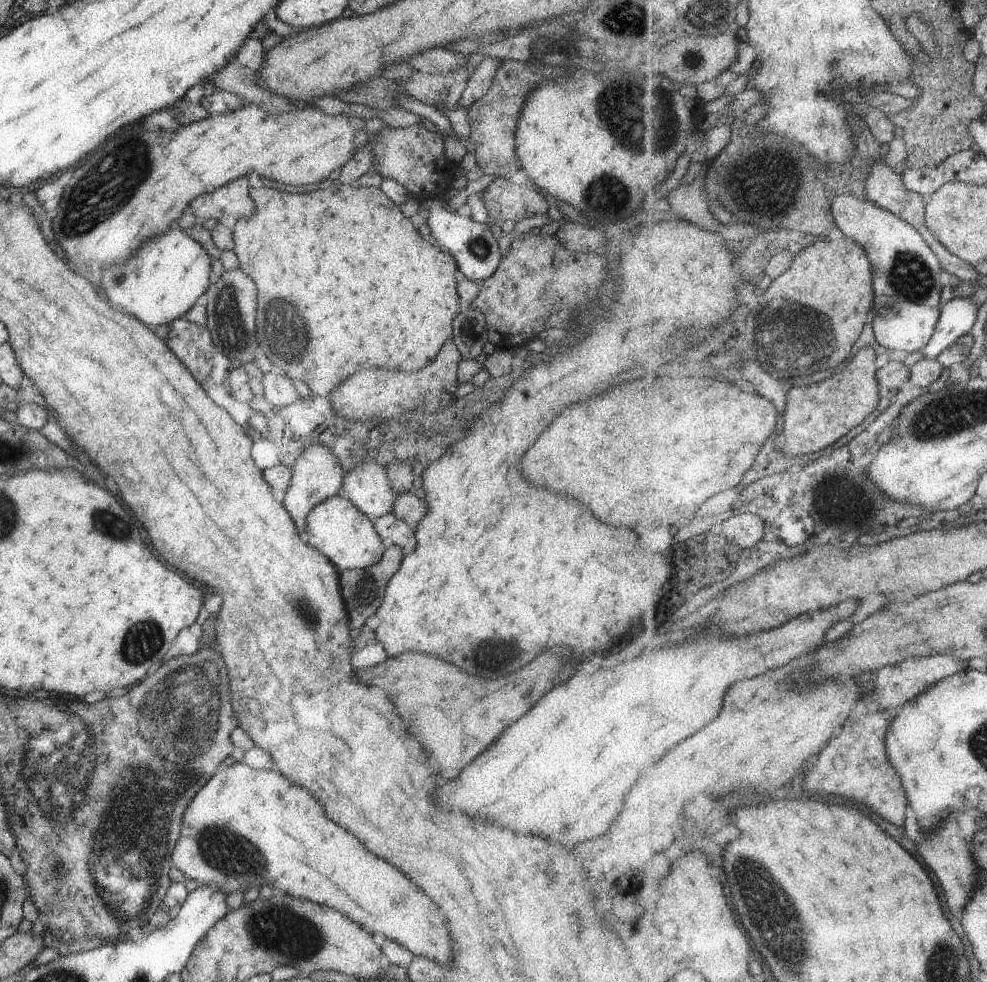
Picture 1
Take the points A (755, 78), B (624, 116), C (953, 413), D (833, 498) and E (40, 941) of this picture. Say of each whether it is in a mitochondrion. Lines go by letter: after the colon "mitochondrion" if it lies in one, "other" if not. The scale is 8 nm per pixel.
A: other
B: mitochondrion
C: mitochondrion
D: mitochondrion
E: other

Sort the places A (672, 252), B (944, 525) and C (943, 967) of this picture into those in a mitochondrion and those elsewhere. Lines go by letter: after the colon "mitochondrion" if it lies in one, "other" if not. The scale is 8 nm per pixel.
A: other
B: other
C: mitochondrion

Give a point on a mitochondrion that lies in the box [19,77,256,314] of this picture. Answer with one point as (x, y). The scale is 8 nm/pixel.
(75, 220)

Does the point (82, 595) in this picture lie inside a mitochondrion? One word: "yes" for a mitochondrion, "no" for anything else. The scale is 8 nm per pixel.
no

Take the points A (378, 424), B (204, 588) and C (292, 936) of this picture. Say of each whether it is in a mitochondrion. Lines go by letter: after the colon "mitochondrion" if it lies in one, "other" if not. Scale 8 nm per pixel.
A: other
B: other
C: mitochondrion

